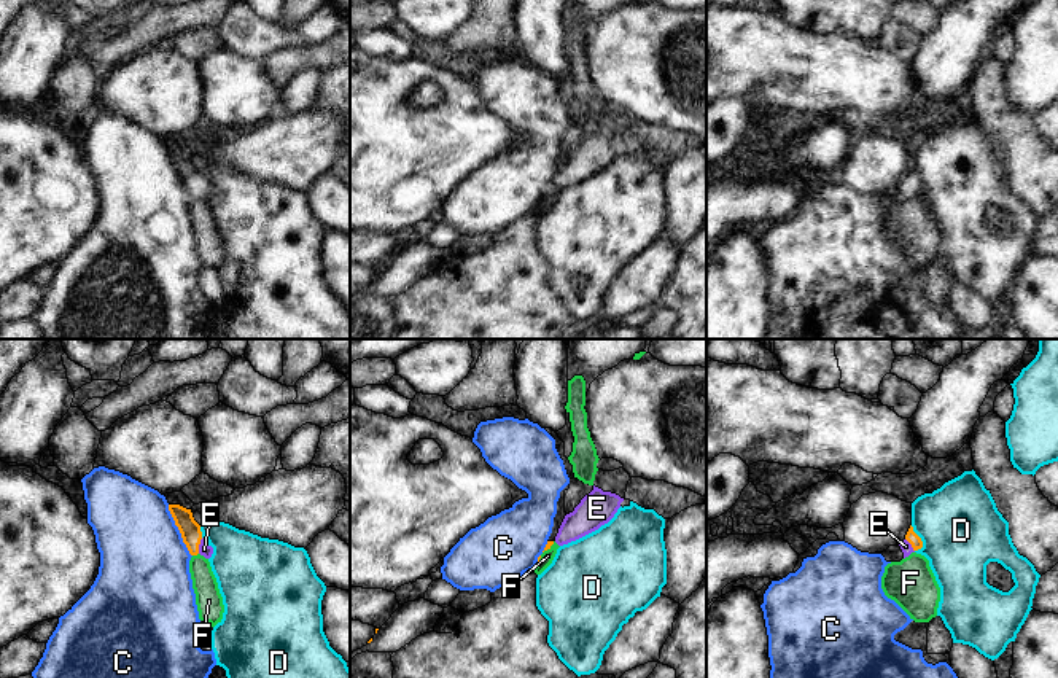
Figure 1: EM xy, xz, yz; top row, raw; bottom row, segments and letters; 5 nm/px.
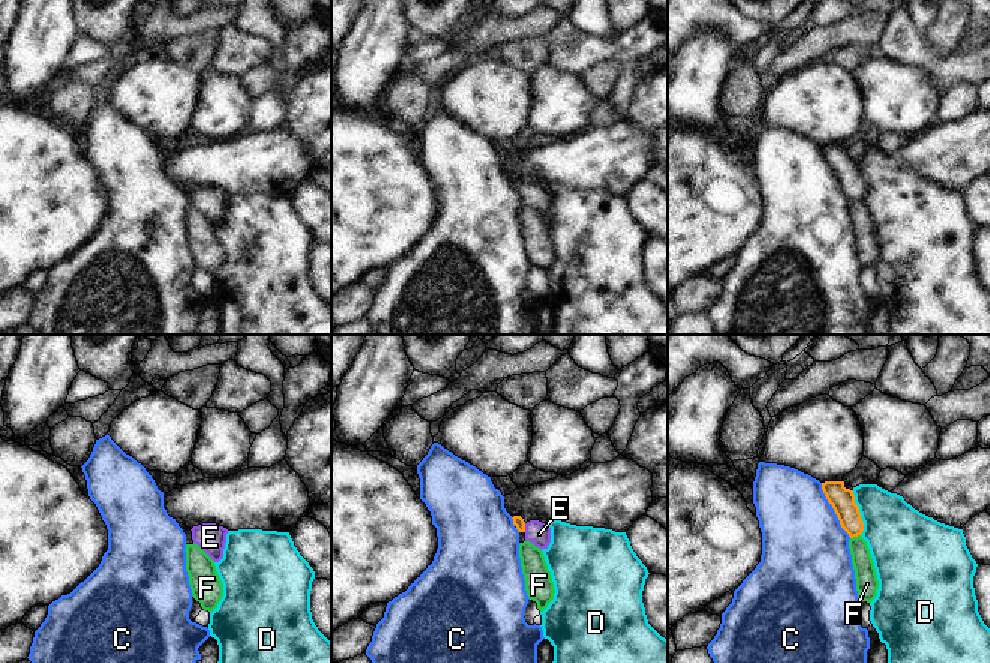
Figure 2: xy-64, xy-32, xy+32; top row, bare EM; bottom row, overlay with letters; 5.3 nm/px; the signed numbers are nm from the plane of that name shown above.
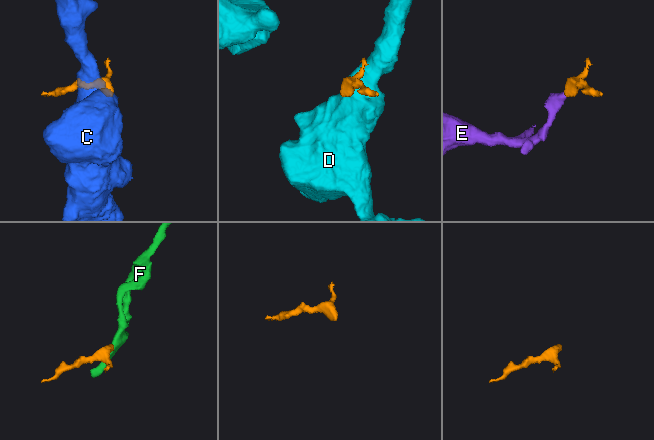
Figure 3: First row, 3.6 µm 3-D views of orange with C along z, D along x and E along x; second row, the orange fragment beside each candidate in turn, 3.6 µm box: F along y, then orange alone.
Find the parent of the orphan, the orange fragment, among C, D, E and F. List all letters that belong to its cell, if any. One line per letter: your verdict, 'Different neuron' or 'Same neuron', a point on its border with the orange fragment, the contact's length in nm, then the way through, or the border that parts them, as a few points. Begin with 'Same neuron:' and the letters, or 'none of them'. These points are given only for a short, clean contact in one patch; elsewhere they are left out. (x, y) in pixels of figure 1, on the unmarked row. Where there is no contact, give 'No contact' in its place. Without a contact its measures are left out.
Same neuron: E
C: Different neuron. Touches orange at xy (178, 172). Shared border 300 nm
D: Different neuron. Touches orange at yz (920, 182). Shared border 140 nm. Boundary: yz (910, 169), (921, 185), (917, 194)
E: Same neuron. Touches orange at xy (198, 190). Shared border 80 nm. Path across: xy (190, 172), (198, 190), (204, 193)
F: Different neuron. Touches orange at xy (194, 198). Shared border 40 nm. Boundary: xy (198, 196), (193, 199)

